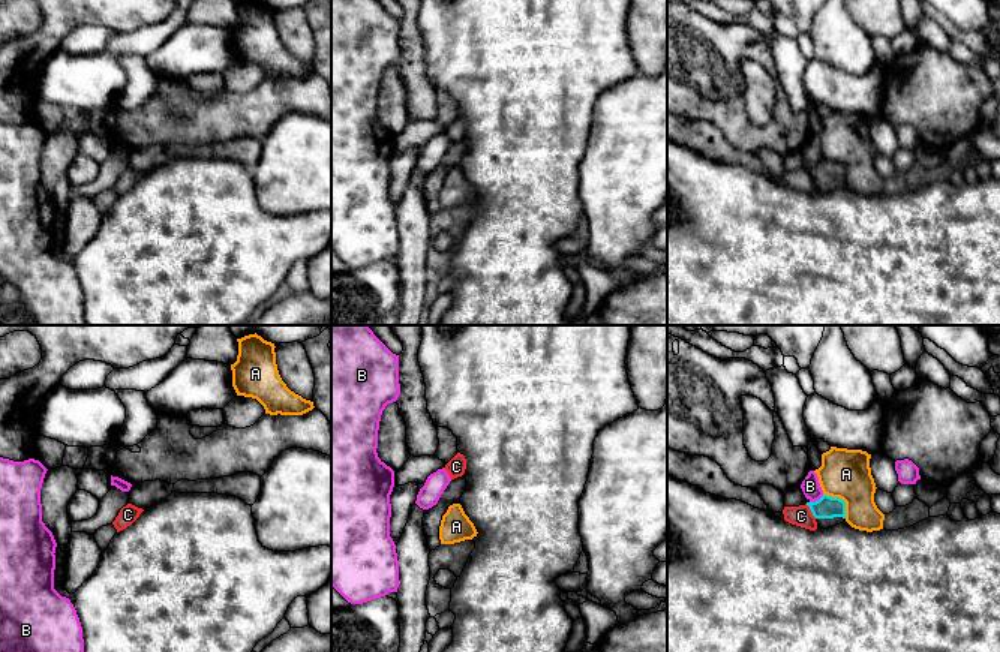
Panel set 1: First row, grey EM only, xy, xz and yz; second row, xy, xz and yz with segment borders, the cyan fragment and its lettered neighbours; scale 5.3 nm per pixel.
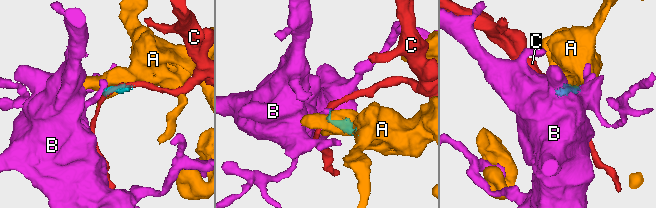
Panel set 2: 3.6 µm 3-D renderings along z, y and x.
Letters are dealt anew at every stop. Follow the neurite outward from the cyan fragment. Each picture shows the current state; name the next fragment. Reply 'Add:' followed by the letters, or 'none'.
Add: none

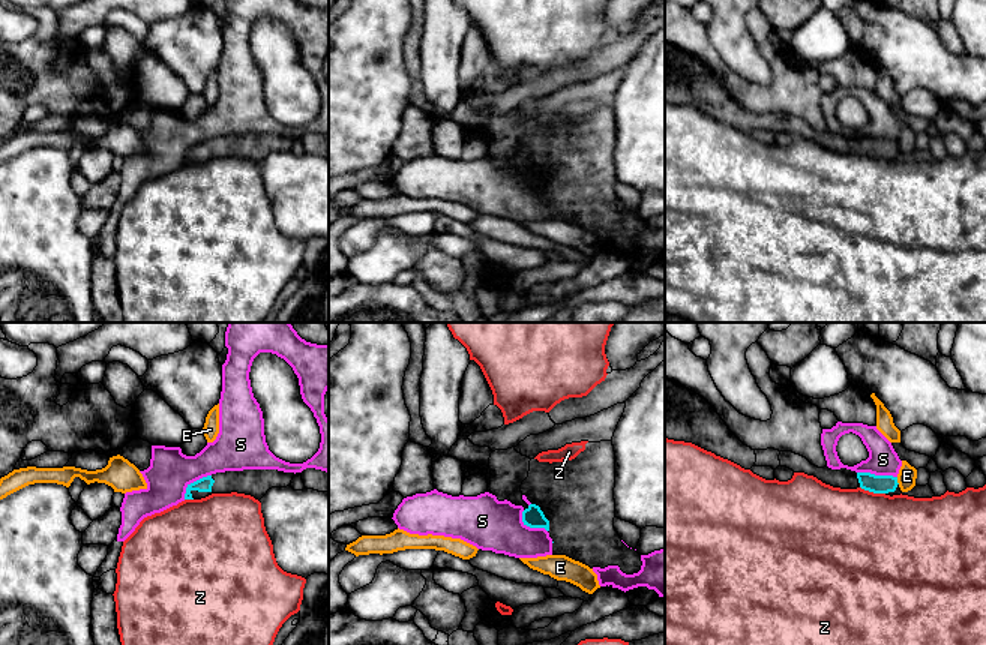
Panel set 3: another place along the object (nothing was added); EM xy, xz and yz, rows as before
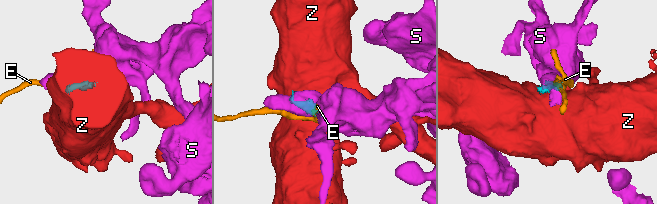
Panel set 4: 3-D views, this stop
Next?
Add: none

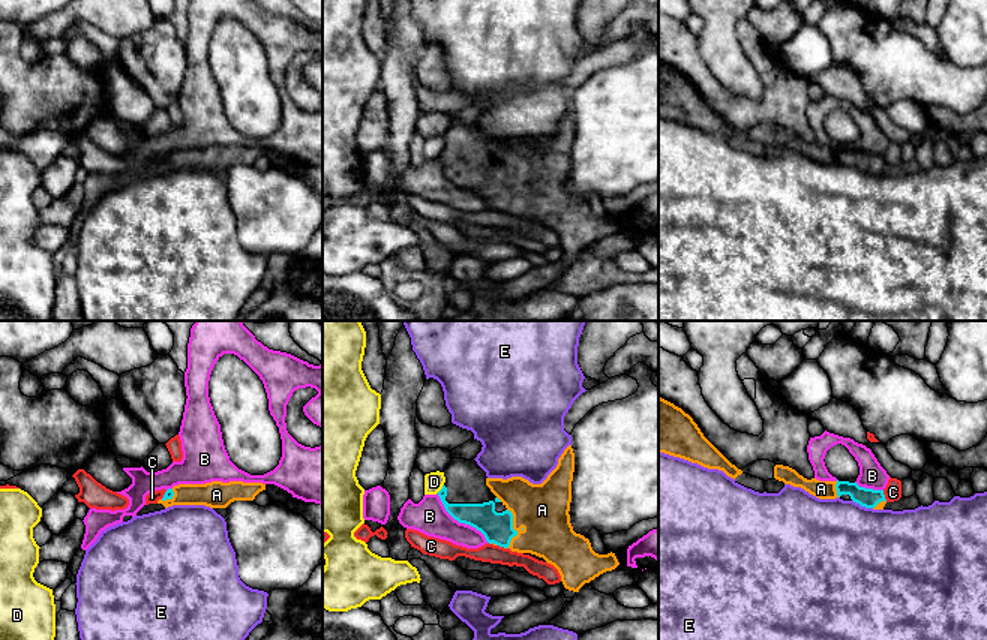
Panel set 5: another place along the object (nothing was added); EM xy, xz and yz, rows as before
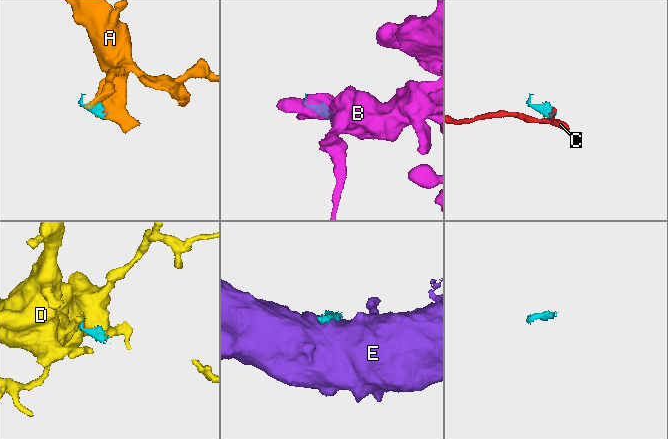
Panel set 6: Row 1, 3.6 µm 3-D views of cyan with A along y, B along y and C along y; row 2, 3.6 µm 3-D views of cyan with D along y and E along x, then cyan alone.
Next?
Add: A

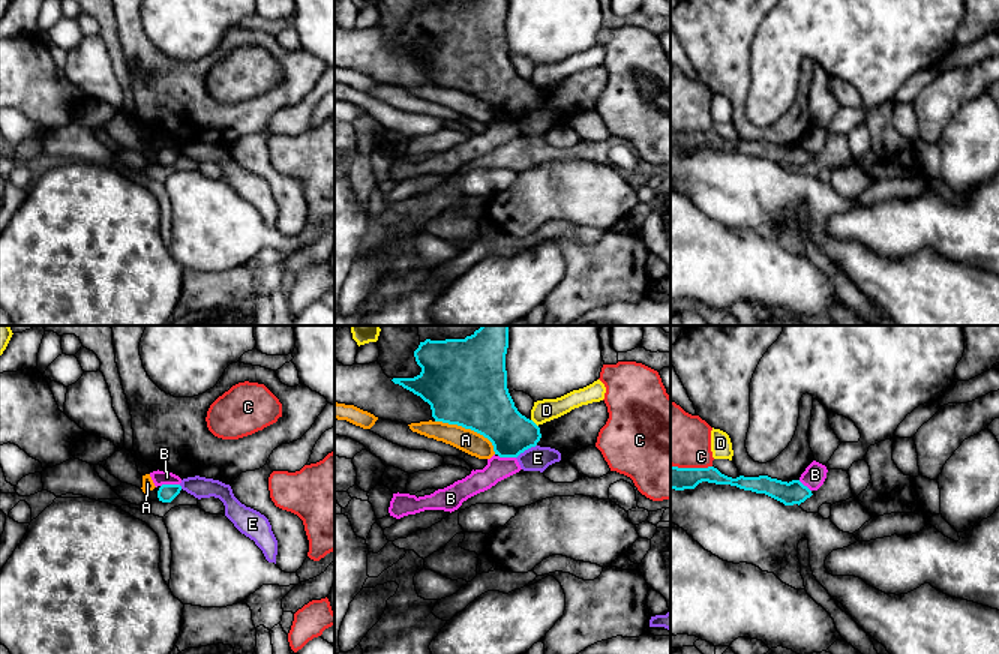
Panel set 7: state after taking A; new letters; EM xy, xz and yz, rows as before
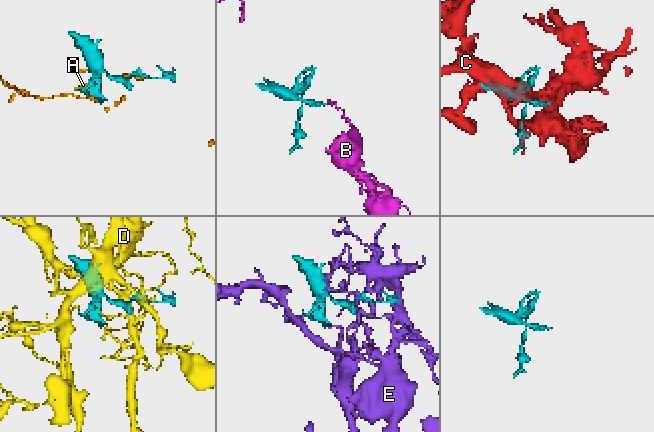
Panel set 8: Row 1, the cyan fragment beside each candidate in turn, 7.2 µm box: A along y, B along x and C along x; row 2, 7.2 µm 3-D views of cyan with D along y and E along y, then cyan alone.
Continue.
Add: none

